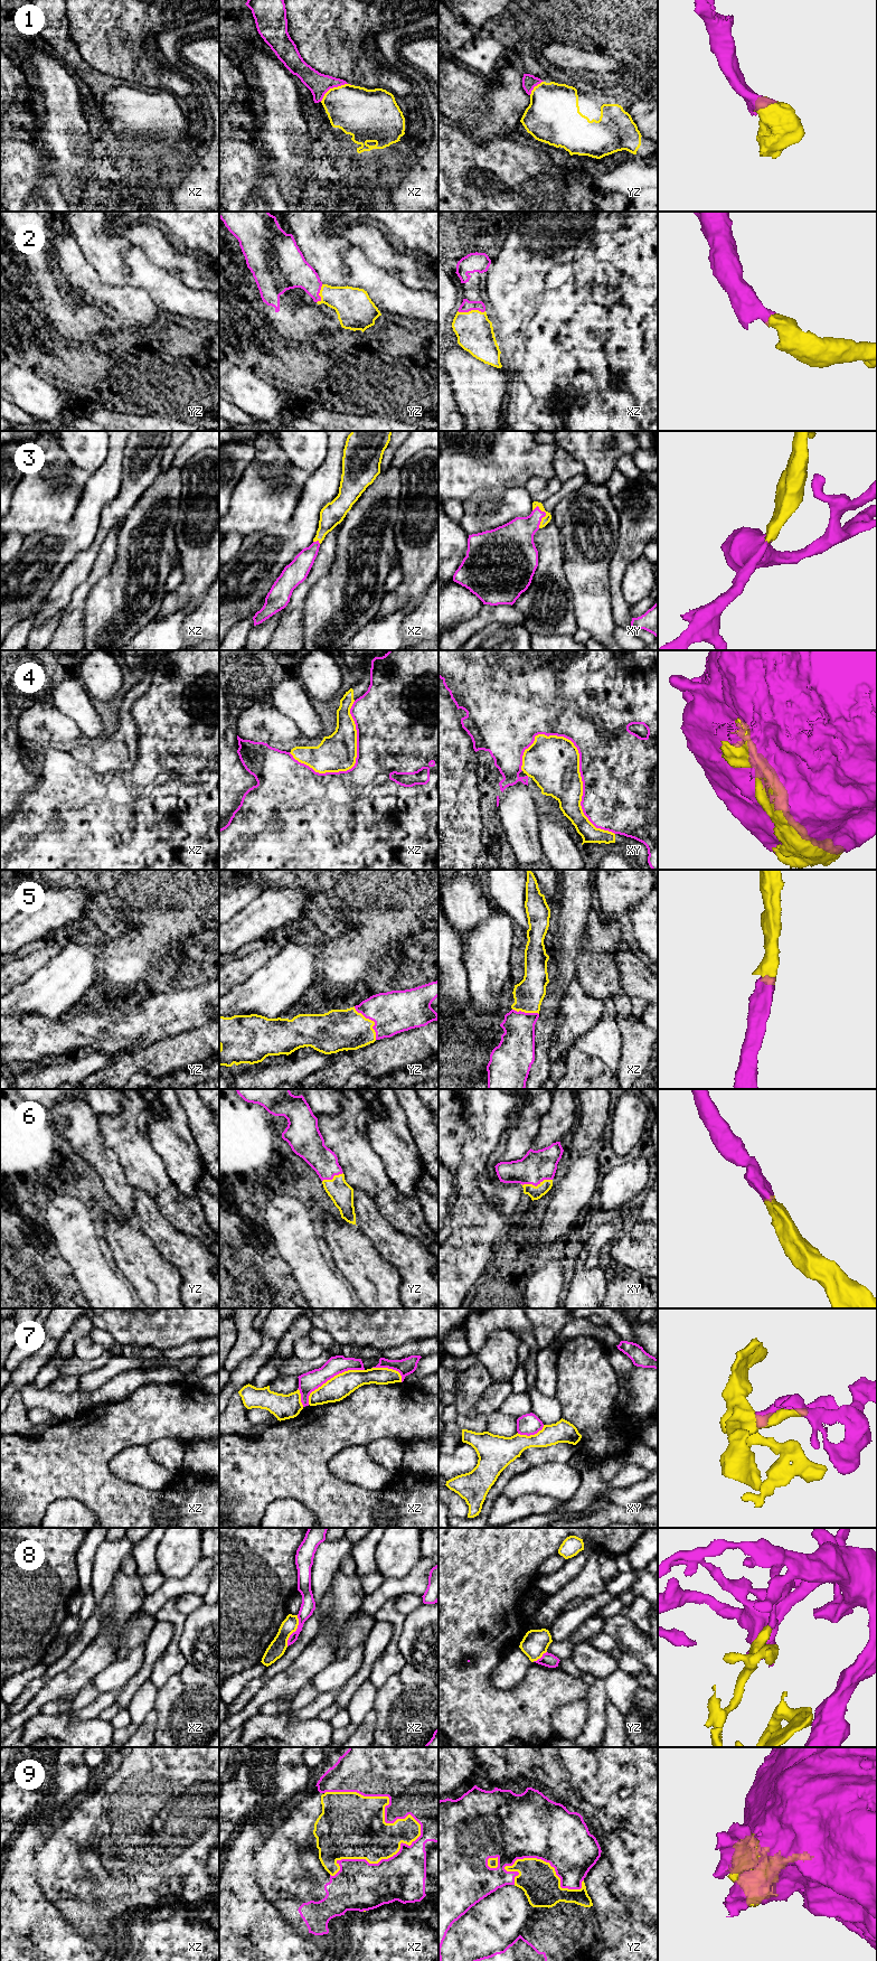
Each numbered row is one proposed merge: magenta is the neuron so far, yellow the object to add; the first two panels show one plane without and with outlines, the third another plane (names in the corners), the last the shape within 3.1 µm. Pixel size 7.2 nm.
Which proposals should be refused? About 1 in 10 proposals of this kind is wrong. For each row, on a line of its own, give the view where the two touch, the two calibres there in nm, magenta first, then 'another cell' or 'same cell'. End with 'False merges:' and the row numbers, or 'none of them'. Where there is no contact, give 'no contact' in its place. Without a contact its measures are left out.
1: xz | 160/360 nm | same cell
2: xz | 90/260 nm | same cell
3: xy | 240/60 nm | same cell
4: xy | 500/380 nm | another cell
5: yz | 300/300 nm | same cell
6: xy | 220/100 nm | same cell
7: xz | 140/170 nm | another cell
8: xz | 100/120 nm | another cell
9: xz | 360/380 nm | same cell
False merges: 4, 7, 8

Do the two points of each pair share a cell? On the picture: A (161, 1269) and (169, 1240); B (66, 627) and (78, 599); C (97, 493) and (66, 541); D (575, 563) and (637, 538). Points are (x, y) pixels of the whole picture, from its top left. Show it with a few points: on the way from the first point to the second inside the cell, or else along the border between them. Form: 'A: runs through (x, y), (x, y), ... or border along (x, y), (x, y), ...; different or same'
A: border along (149, 1237), (159, 1253), (178, 1269); different
B: runs through (72, 620), (77, 606); same
C: runs through (91, 505), (85, 522), (78, 528); same
D: border along (620, 521), (619, 544), (607, 571); different

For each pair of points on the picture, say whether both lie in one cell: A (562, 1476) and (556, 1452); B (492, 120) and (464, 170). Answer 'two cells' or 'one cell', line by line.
A: two cells
B: two cells

